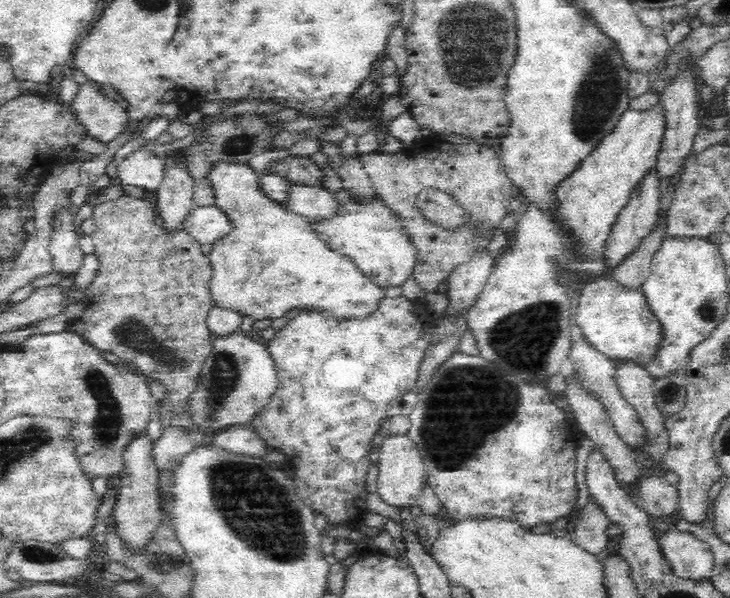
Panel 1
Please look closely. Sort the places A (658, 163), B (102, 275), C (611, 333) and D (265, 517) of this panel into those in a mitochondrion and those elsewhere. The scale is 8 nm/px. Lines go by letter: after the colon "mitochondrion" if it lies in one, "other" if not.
A: other
B: other
C: other
D: mitochondrion

